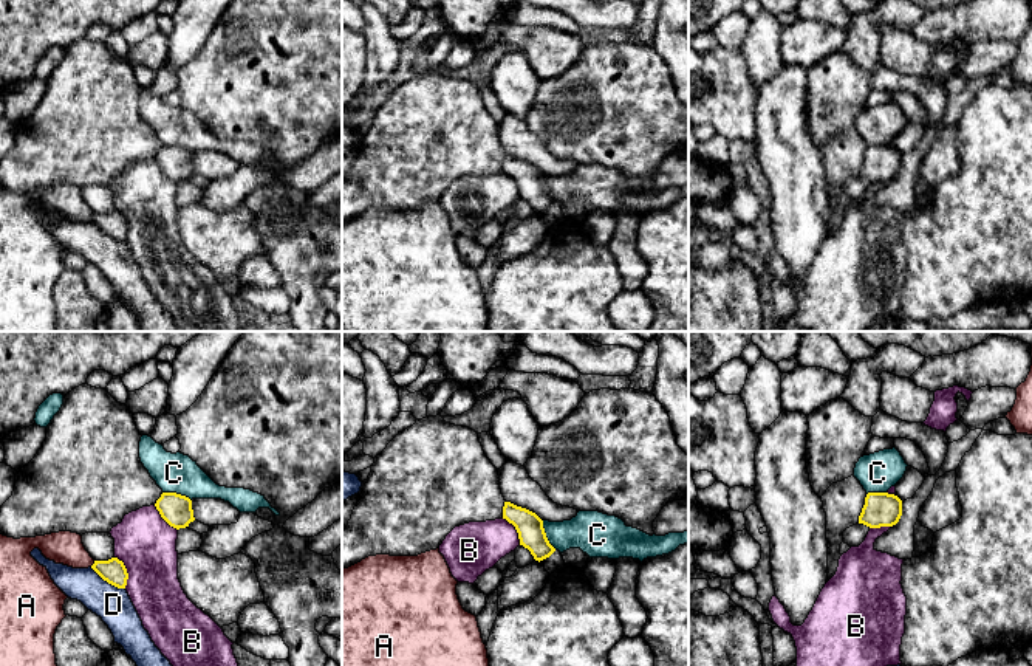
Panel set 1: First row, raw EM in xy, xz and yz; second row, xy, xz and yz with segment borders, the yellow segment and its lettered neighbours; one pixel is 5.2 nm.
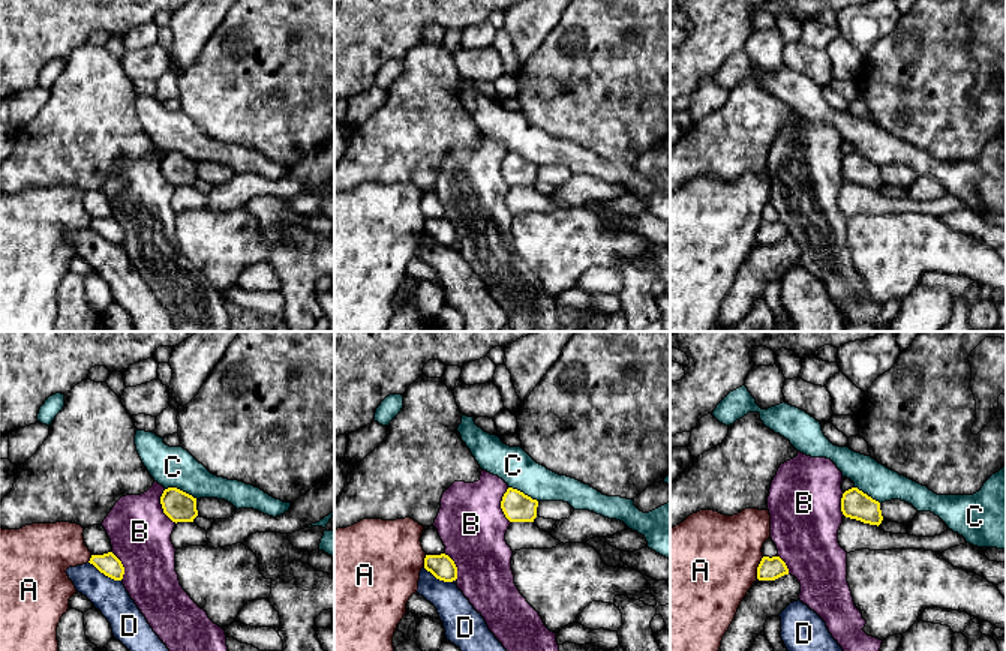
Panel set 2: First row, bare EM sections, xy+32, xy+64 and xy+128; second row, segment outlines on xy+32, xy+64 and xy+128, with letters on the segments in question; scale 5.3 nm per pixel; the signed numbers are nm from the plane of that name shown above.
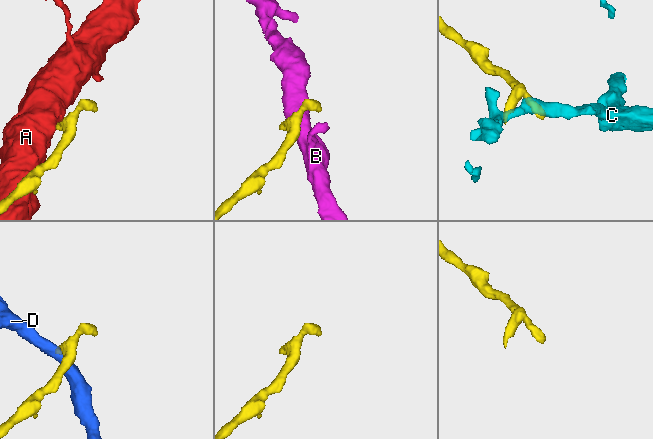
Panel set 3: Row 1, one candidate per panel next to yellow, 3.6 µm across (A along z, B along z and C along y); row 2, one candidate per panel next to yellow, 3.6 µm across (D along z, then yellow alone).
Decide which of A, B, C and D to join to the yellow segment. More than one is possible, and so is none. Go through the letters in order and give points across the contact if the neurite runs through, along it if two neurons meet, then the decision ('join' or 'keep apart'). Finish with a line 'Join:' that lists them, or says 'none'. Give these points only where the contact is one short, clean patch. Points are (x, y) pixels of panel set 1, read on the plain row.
A: keep apart
B: keep apart
C: border xy (163, 144), (175, 144), (191, 154); keep apart
D: border xy (90, 220), (109, 236), (124, 242); keep apart
Join: none

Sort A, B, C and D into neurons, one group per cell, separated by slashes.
A / B / C / D

